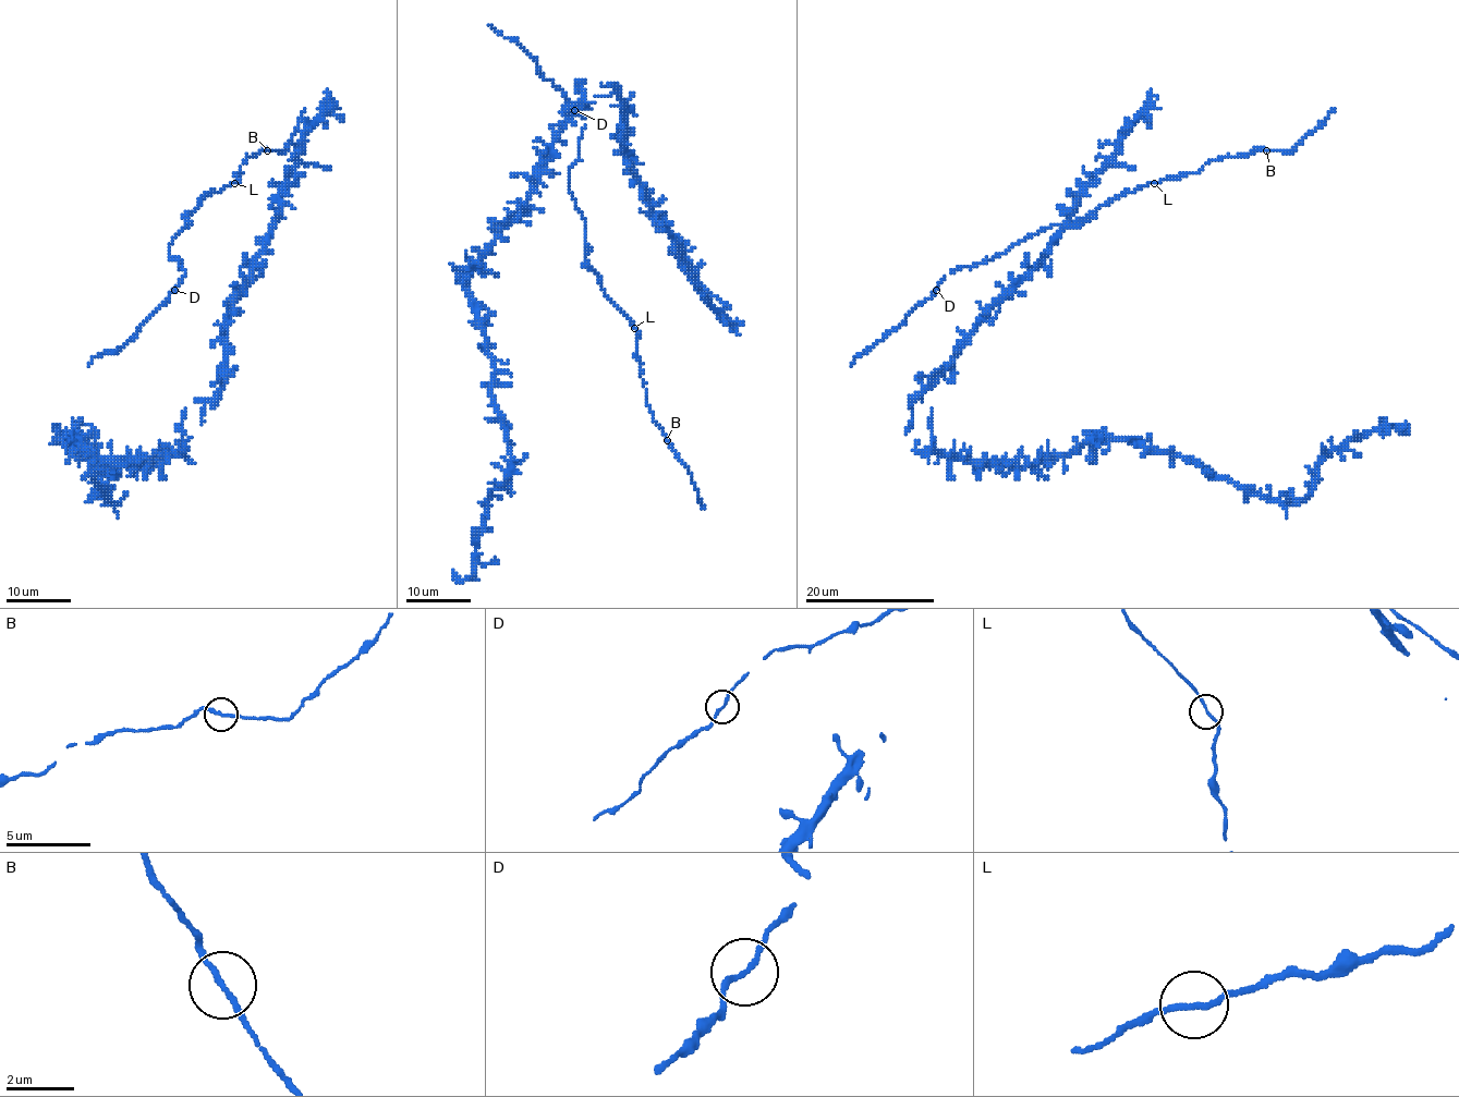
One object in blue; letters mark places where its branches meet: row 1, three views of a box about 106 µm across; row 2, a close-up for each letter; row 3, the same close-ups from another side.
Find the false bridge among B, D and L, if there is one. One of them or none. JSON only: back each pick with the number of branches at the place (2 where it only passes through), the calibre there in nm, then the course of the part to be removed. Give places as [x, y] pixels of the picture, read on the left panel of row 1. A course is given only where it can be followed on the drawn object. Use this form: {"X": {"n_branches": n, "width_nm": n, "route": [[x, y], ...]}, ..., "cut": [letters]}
{"cut": []}

